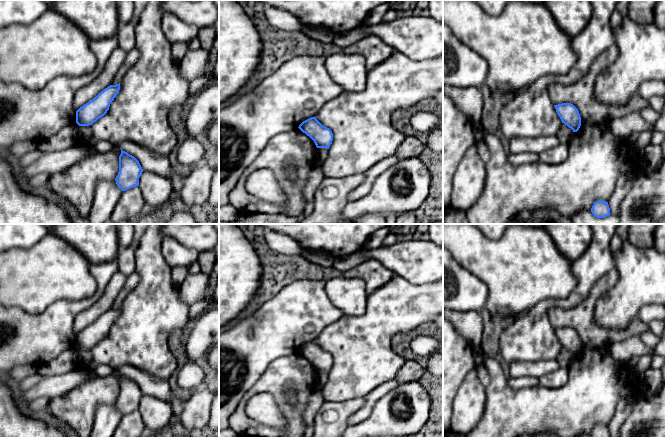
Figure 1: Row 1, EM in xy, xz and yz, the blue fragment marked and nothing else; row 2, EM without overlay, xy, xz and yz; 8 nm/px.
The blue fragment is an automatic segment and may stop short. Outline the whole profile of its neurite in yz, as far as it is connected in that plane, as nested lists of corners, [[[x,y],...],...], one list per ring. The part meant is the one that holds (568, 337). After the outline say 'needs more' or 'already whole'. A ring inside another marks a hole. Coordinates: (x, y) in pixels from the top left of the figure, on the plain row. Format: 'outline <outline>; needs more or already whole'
outline [[[562,327],[554,329],[554,331],[562,347],[571,352],[573,356],[577,356],[581,350],[581,341],[578,333],[571,327]]]; already whole

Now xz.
outline [[[316,341],[303,345],[298,352],[314,365],[317,372],[329,373],[332,368],[332,355],[323,350]]]; already whole

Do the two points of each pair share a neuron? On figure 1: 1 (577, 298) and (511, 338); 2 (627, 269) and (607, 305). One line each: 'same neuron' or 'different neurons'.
1: same neuron
2: same neuron

